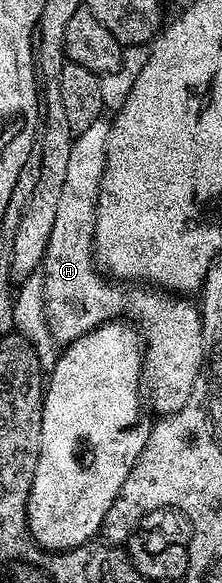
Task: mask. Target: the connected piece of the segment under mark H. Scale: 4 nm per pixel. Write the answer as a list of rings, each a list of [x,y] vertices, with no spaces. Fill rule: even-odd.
[[[100,116],[94,122],[90,122],[84,130],[78,131],[74,135],[71,147],[69,148],[69,164],[67,166],[65,181],[61,187],[61,197],[59,197],[57,216],[53,220],[53,232],[49,232],[49,244],[45,248],[45,256],[41,263],[41,273],[43,275],[43,295],[45,296],[45,316],[49,320],[49,332],[53,332],[56,342],[60,344],[70,344],[76,342],[81,336],[85,336],[90,330],[97,329],[102,322],[109,322],[122,316],[126,321],[134,324],[141,331],[141,342],[143,348],[143,386],[146,397],[149,399],[149,406],[152,411],[156,410],[156,415],[166,416],[176,414],[183,407],[185,400],[189,400],[189,392],[193,392],[193,384],[197,380],[200,370],[203,369],[203,315],[200,307],[191,303],[192,299],[187,296],[172,296],[159,288],[148,288],[143,284],[123,284],[104,276],[99,267],[95,264],[95,209],[99,199],[99,189],[101,188],[101,176],[105,172],[105,160],[107,159],[107,141],[111,131],[110,121],[106,117]]]

